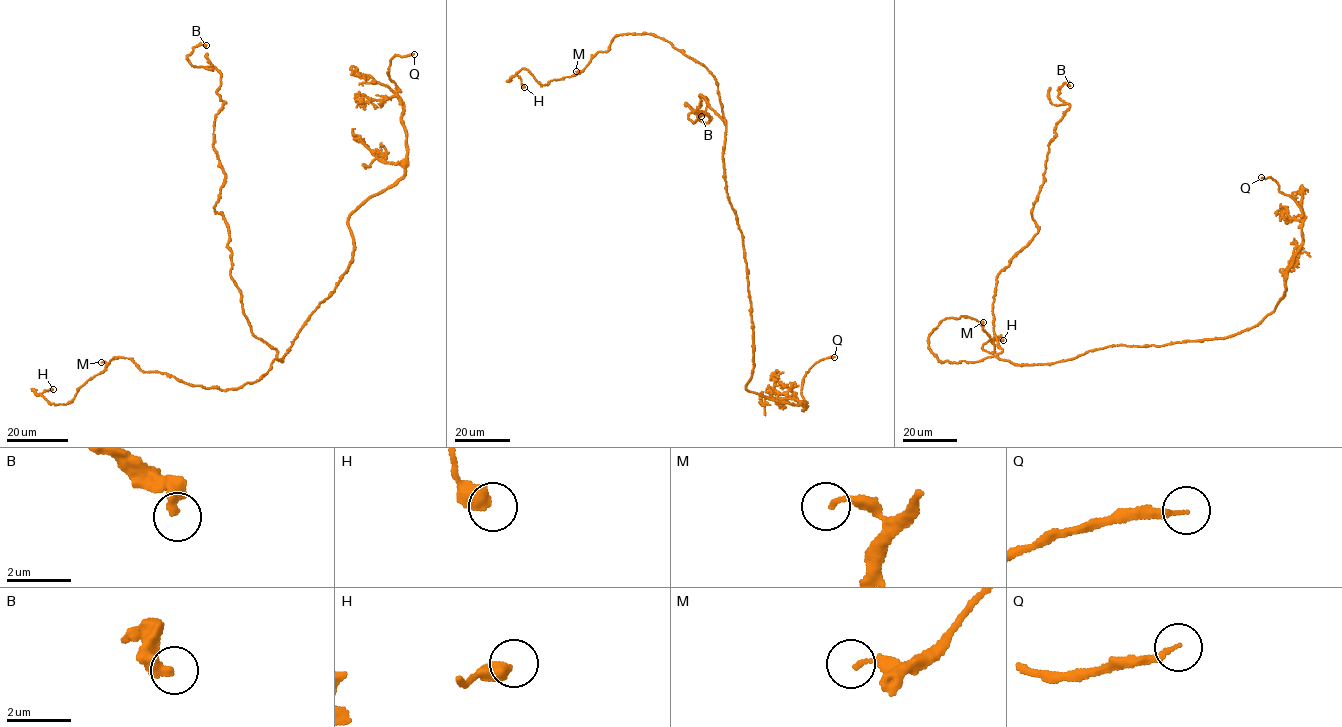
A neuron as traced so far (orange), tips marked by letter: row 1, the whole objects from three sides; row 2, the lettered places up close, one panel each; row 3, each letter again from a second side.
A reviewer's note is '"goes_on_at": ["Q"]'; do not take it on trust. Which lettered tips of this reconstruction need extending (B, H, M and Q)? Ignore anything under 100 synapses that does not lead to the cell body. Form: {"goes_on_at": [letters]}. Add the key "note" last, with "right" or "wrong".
{"goes_on_at": ["Q"], "note": "right"}

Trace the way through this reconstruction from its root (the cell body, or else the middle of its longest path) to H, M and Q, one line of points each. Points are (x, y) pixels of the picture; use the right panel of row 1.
H: (1071, 359), (942, 362), (928, 344), (943, 320), (964, 316), (990, 337), (994, 352), (984, 350), (1003, 340)
M: (1071, 359), (1018, 364), (993, 355), (942, 362), (929, 349), (929, 336), (945, 318), (983, 322)
Q: (1071, 359), (1111, 346), (1224, 339), (1273, 312), (1302, 243), (1303, 213), (1277, 182), (1261, 177)

